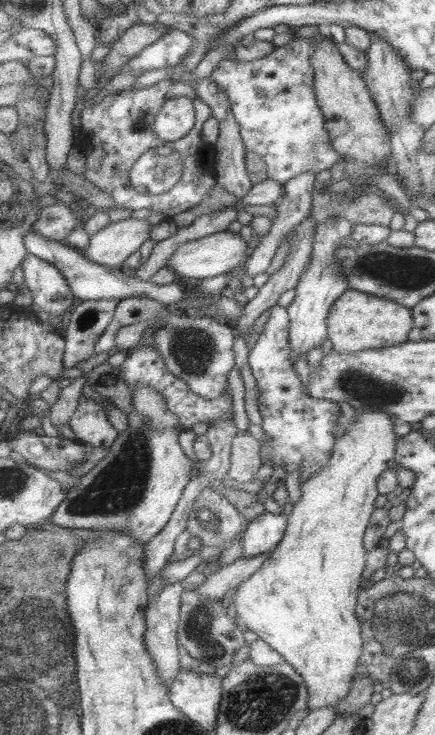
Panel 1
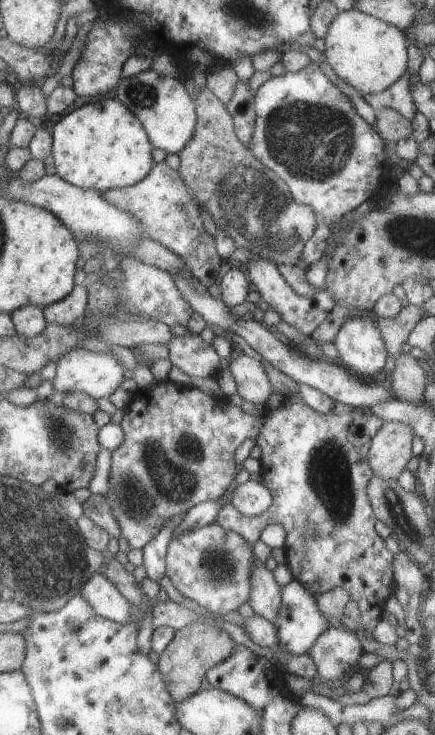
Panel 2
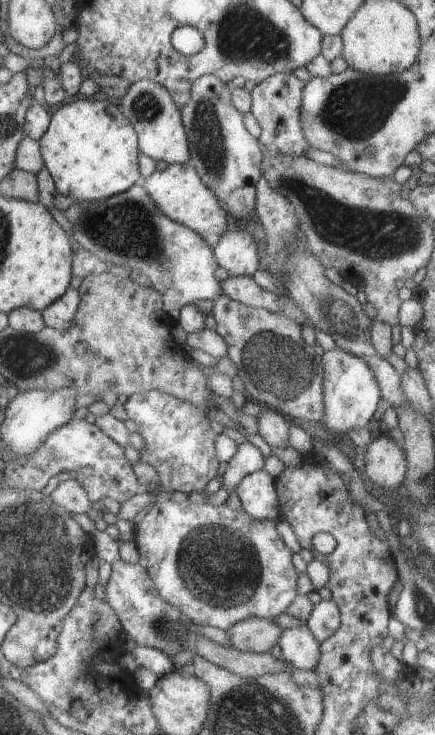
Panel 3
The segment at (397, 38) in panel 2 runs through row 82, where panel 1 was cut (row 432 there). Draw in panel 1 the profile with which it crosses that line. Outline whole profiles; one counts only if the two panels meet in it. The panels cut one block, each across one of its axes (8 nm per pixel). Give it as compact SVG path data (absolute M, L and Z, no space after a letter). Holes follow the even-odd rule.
M355 411L355 423L346 428L345 435L335 443L329 464L302 485L304 497L289 514L286 536L273 550L270 559L249 580L237 587L231 604L239 623L256 632L306 680L310 692L310 711L323 707L338 708L339 703L351 693L358 676L359 659L365 645L358 615L358 598L363 589L361 580L368 563L364 536L376 509L375 501L380 495L379 477L399 463L396 454L400 438L393 433L397 420L386 412Z

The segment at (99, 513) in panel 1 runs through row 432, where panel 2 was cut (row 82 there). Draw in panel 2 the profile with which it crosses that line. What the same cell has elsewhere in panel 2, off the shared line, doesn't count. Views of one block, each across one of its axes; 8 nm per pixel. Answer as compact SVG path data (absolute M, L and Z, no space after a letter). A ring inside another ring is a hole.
M151 68L122 80L113 94L142 121L155 148L179 154L193 140L198 124L196 100L187 94L181 79L161 75Z

